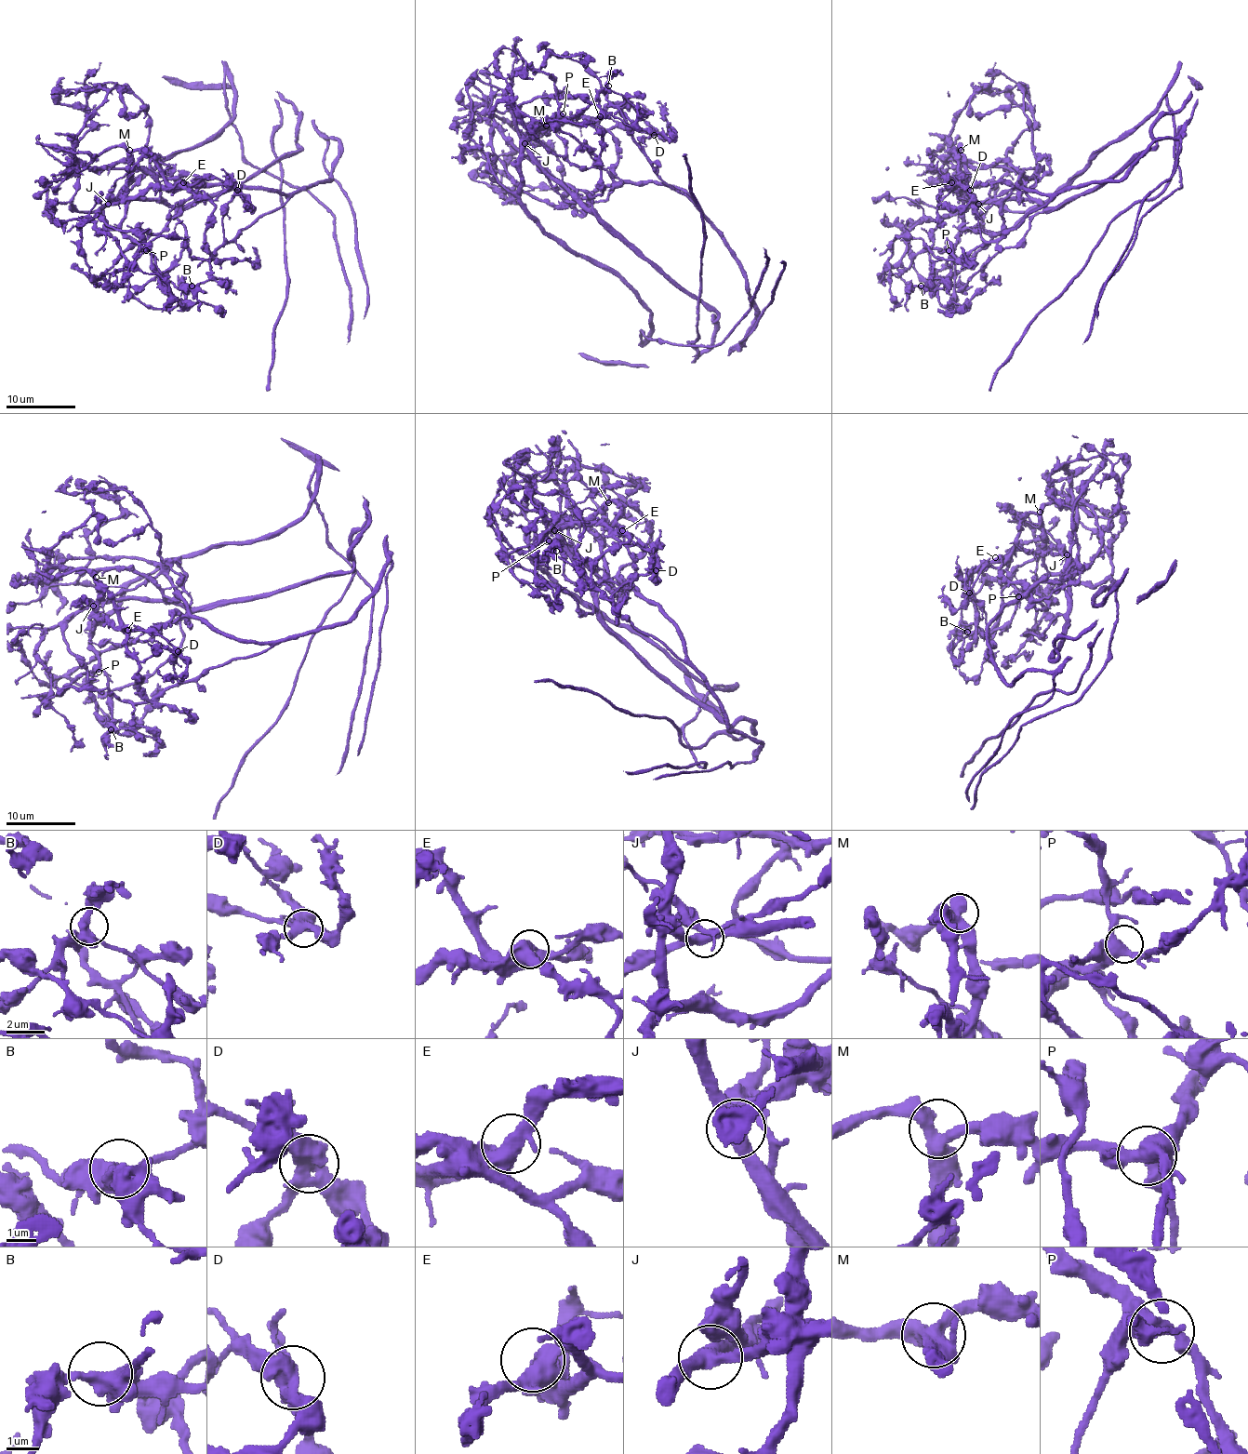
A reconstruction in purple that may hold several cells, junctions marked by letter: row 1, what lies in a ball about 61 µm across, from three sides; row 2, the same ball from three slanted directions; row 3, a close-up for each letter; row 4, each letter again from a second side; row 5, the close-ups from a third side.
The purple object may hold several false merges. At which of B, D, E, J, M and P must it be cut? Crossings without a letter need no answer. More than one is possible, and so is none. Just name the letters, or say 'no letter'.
D, J

